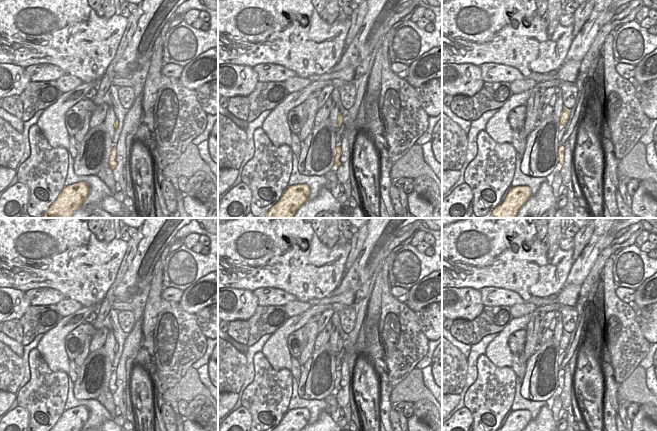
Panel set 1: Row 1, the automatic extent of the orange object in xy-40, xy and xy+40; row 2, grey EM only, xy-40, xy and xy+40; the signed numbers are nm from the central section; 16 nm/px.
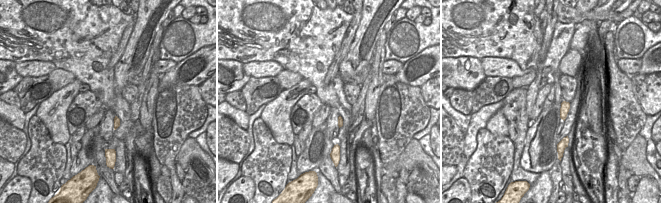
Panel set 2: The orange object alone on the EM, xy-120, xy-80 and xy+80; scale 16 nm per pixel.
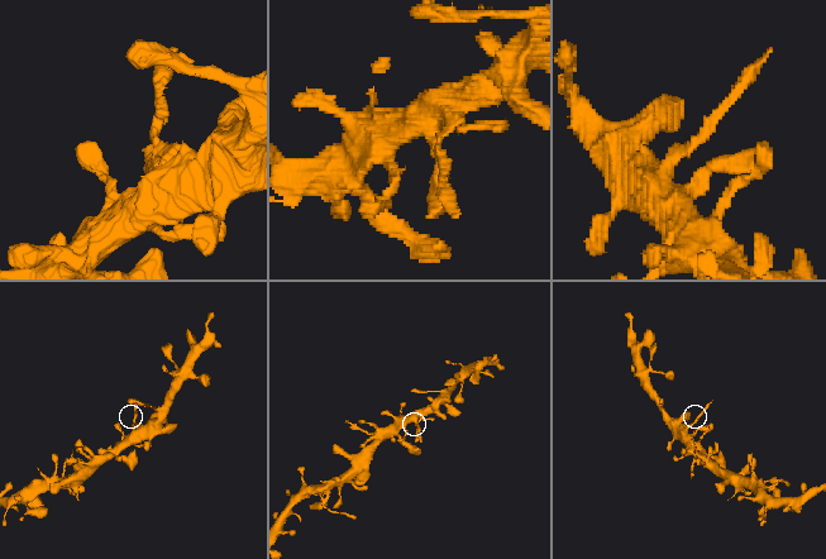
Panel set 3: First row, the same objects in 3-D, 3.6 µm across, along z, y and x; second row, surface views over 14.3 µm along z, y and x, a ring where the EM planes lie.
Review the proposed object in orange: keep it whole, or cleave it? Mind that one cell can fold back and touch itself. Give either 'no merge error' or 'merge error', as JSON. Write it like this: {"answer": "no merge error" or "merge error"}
{"answer": "no merge error"}

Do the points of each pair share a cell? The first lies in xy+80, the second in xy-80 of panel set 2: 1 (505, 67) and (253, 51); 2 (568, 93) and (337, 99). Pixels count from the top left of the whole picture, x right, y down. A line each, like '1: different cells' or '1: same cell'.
1: different cells
2: different cells

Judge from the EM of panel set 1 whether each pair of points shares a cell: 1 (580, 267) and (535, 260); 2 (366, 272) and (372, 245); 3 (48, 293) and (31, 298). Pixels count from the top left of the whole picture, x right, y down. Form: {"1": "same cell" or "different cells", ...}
{"1": "different cells", "2": "same cell", "3": "same cell"}

